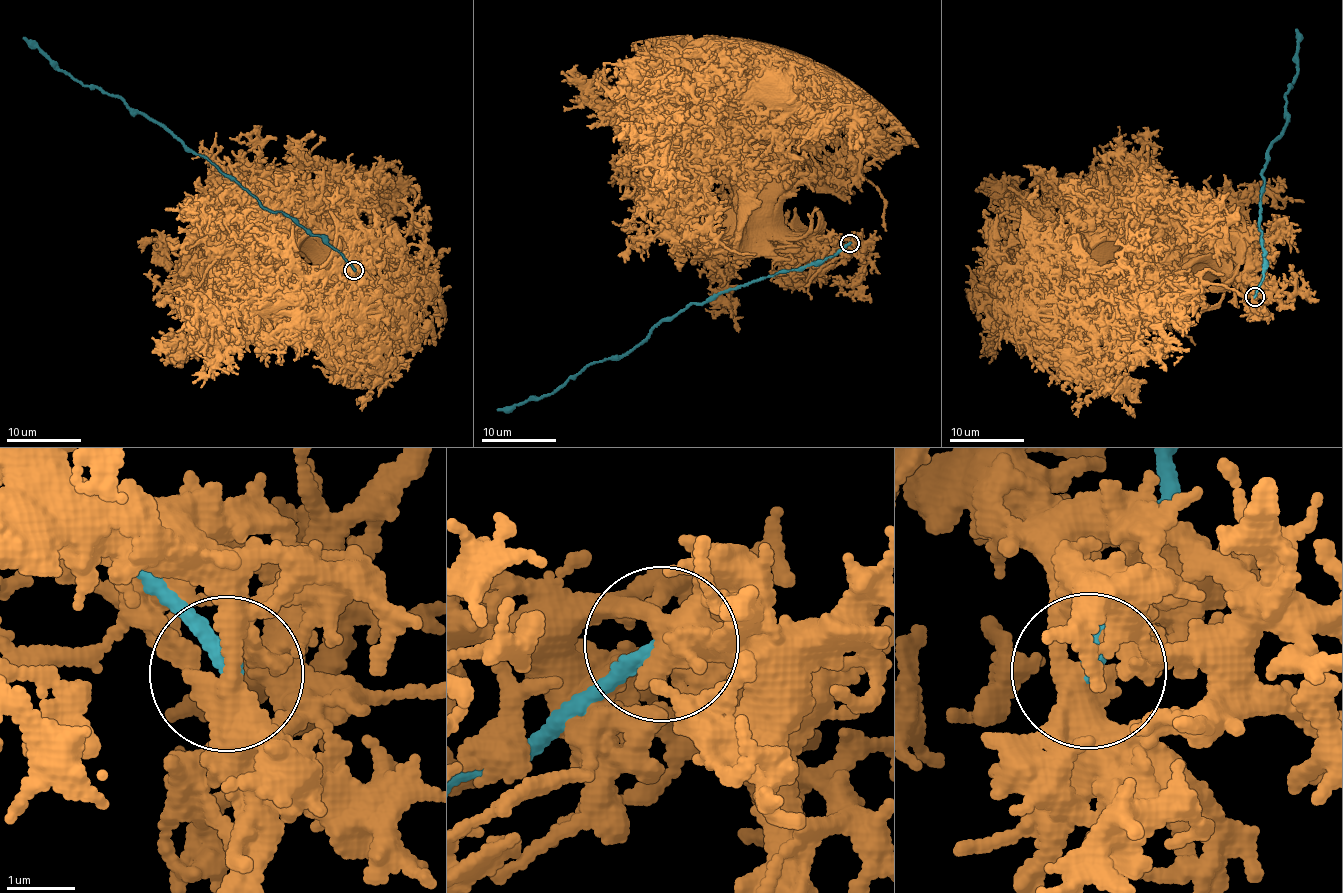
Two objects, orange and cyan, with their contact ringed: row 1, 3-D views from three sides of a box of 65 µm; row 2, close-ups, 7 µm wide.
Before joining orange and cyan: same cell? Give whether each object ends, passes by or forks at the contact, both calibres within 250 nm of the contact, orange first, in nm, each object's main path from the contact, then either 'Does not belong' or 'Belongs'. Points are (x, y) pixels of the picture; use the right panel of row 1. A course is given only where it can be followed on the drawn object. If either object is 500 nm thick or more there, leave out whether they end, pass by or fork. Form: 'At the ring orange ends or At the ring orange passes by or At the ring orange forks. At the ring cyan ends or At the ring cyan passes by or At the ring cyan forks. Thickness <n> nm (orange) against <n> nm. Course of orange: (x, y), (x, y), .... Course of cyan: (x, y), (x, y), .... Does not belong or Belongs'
At the ring orange forks. At the ring cyan ends. Thickness 360 nm (orange) against 240 nm. Course of orange: (1254, 296), (1250, 284), (1234, 275), (1217, 257), (1144, 253), (1122, 267), (1091, 301), (1070, 305), (1055, 323). Course of cyan: (1254, 296), (1265, 260), (1258, 224), (1261, 178), (1287, 117), (1284, 96), (1298, 64), (1296, 28). Does not belong

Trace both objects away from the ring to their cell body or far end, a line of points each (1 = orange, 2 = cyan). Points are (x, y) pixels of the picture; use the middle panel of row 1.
1: (849, 242), (806, 239), (784, 227), (736, 174), (729, 159), (733, 144), (752, 123), (755, 99), (769, 80)
2: (849, 242), (812, 264), (781, 269), (696, 302), (621, 355), (588, 364), (540, 398), (496, 410)

